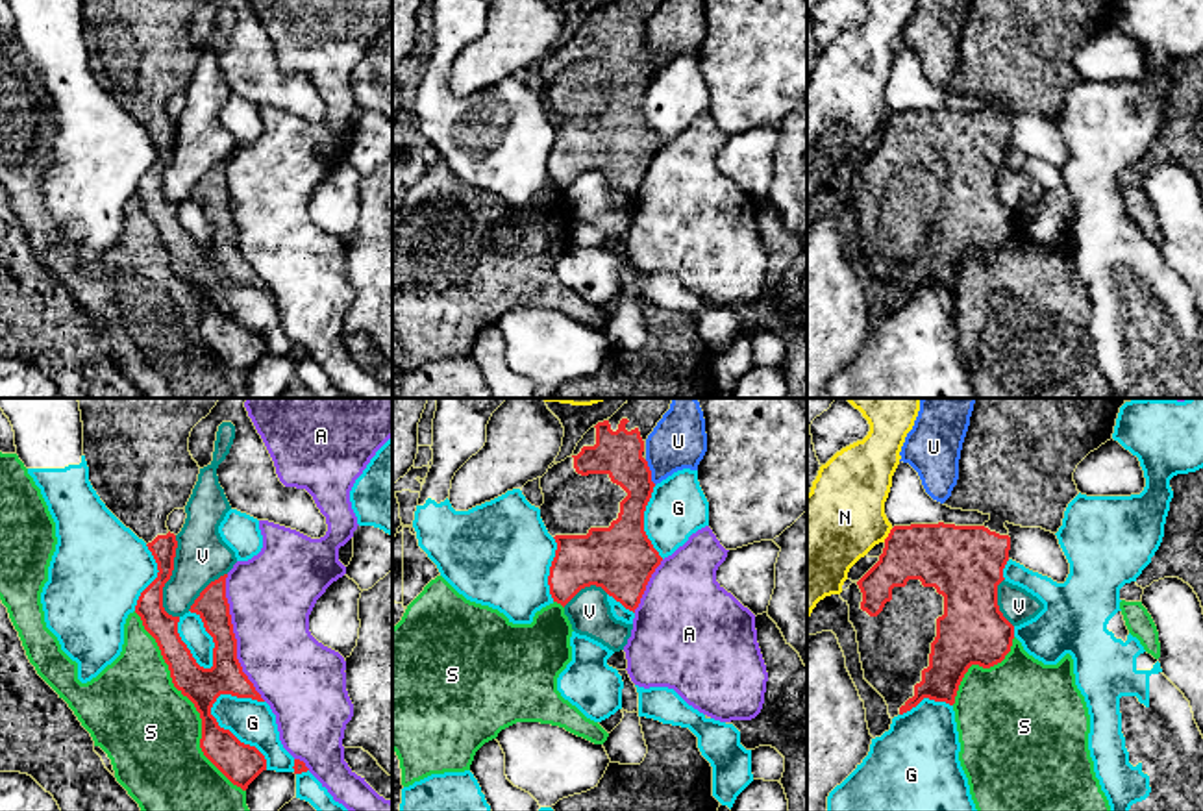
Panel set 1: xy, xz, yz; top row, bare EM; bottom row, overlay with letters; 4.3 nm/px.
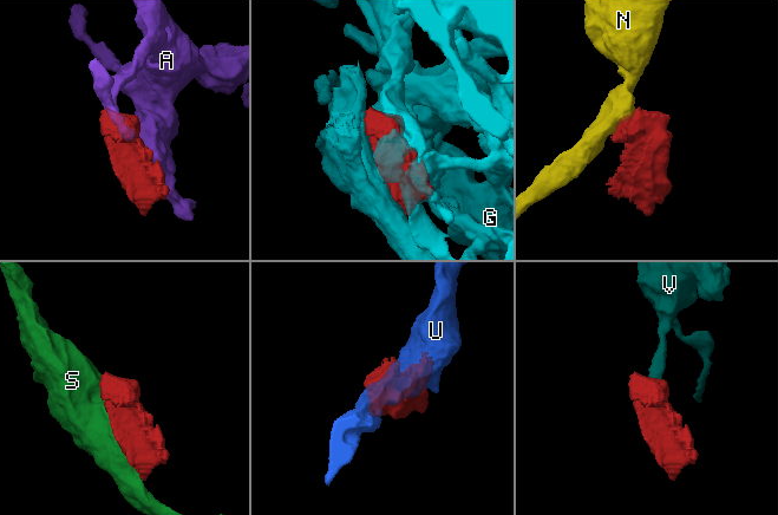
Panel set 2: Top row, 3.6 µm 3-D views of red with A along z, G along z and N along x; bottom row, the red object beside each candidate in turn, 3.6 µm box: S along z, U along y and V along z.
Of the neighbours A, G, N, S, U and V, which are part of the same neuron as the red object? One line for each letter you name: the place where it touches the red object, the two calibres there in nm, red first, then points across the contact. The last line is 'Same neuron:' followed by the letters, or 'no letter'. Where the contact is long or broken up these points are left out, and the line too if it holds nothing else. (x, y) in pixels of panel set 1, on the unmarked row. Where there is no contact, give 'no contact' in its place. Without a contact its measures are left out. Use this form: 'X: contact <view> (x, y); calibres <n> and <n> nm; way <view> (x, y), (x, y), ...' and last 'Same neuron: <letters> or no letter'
Same neuron: no letter

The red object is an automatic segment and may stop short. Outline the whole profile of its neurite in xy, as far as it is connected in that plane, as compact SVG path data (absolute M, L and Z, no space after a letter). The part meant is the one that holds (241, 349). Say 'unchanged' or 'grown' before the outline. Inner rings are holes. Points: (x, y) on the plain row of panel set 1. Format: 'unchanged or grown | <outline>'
grown | M81 0L83 41L89 52L89 67L105 93L139 124L143 124L157 148L157 163L141 178L135 198L144 215L155 224L165 248L168 250L174 272L187 281L202 304L200 333L204 341L242 376L267 356L265 341L250 330L241 328L229 315L218 311L211 293L220 280L265 287L254 268L242 257L237 244L237 224L233 218L229 189L226 183L226 163L211 167L191 191L205 217L213 222L213 252L196 248L178 218L180 202L163 193L163 172L174 156L178 126L168 117L167 106L174 94L185 94L198 67L200 52L189 37L192 13L207 0Z

